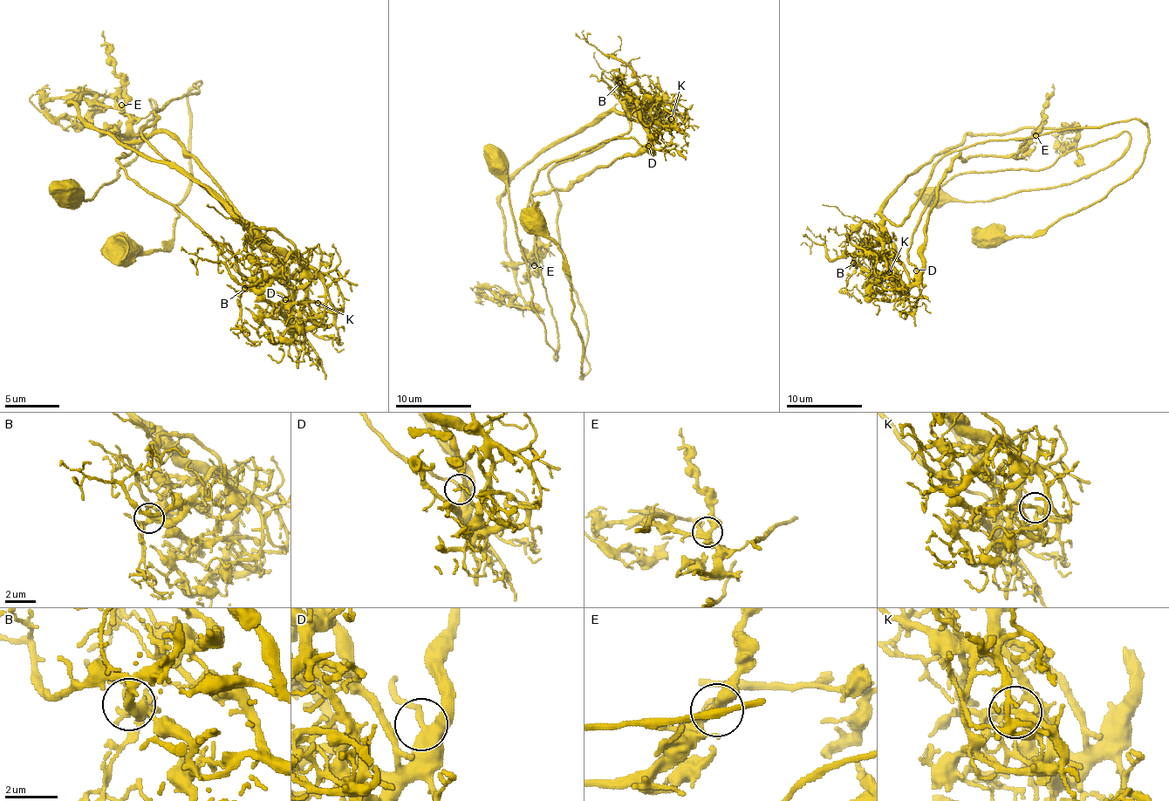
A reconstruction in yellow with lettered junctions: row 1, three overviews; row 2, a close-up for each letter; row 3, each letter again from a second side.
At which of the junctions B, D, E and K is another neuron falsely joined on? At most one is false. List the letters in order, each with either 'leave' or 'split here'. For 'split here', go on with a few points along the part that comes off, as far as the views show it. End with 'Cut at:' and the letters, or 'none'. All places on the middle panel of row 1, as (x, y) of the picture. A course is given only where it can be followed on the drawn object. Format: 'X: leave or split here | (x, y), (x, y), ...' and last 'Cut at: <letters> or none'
B: leave
D: leave
E: leave
K: split here | (671, 119), (680, 133), (598, 142), (530, 186), (555, 359), (506, 163), (487, 144)
Cut at: K

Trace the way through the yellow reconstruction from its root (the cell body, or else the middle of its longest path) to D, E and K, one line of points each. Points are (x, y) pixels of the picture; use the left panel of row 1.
D: (121, 252), (174, 239), (198, 80), (154, 126), (215, 181), (285, 299)
E: (121, 252), (174, 239), (190, 187), (187, 97), (201, 83), (138, 140), (113, 135), (126, 132), (121, 105)
K: (121, 252), (174, 239), (198, 80), (154, 126), (283, 277), (297, 329), (318, 302)

